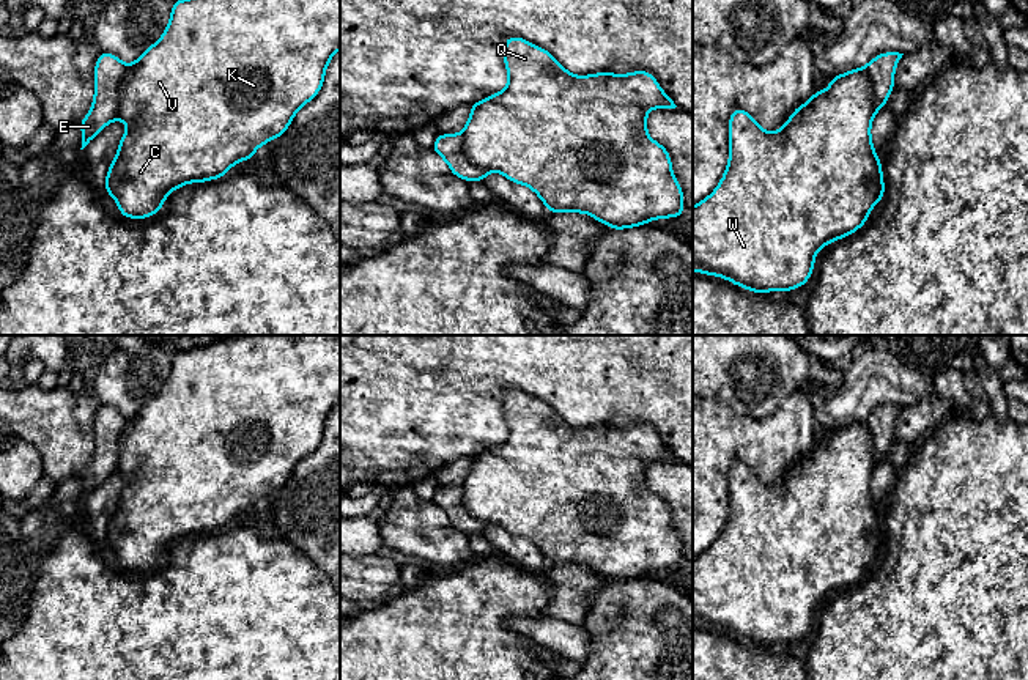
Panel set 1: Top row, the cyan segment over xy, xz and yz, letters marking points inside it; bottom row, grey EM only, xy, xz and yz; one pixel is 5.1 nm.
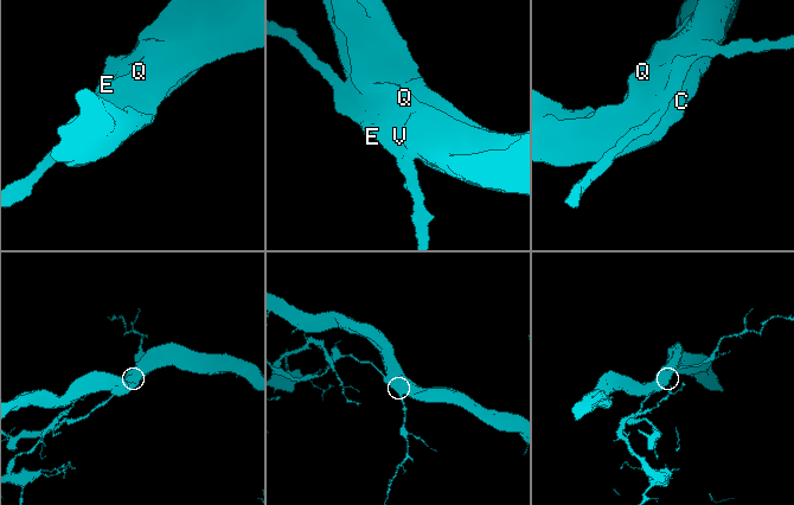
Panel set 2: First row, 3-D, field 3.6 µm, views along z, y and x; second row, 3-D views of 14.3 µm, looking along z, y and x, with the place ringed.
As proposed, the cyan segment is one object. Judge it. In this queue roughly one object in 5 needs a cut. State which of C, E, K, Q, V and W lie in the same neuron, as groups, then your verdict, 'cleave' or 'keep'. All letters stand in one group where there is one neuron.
C K Q V W / E; cleave

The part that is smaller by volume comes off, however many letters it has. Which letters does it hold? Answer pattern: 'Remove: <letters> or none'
Remove: E

